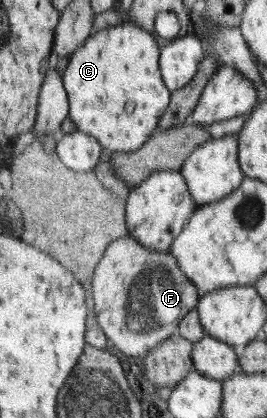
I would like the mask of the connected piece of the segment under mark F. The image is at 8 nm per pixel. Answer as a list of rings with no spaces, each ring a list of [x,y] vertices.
[[[130,234],[109,244],[93,279],[96,321],[120,352],[135,358],[137,342],[131,336],[151,337],[153,344],[156,330],[177,330],[178,320],[195,309],[199,295],[170,254],[140,246]]]

